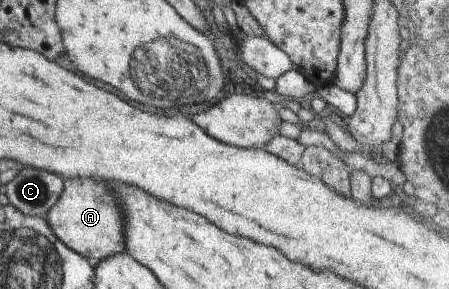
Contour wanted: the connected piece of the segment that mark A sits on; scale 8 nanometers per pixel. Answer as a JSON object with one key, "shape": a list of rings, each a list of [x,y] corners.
{"shape":[[[66,180],[58,200],[50,207],[45,220],[53,235],[64,246],[88,259],[93,267],[106,257],[126,253],[122,211],[118,208],[110,188],[106,188],[106,184],[98,180]]]}

